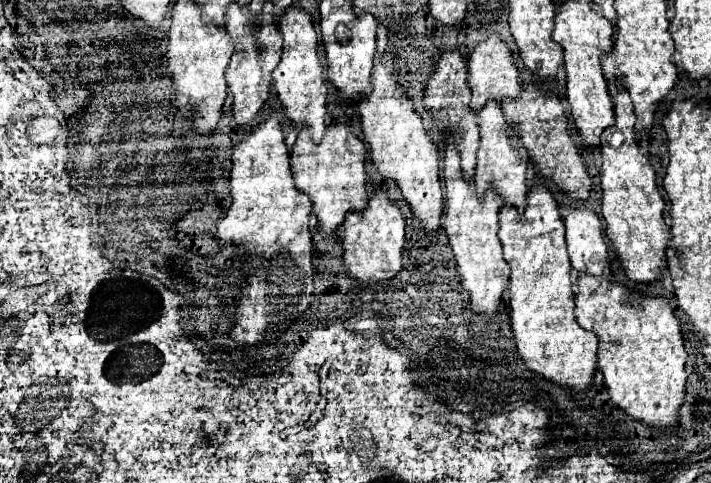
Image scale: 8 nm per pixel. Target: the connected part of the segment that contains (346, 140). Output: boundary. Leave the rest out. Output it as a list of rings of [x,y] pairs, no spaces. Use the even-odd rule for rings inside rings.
[[[335,123],[327,127],[327,133],[321,145],[309,141],[307,129],[303,129],[293,145],[291,153],[291,173],[295,179],[297,191],[305,193],[311,199],[313,215],[317,217],[319,227],[327,235],[343,225],[347,213],[361,213],[369,201],[367,195],[367,173],[365,173],[365,145],[351,133],[349,125]]]

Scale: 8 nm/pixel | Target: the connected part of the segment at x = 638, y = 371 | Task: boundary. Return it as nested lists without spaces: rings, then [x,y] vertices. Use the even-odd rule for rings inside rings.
[[[579,277],[579,293],[575,297],[575,317],[583,329],[589,329],[599,339],[599,369],[603,371],[605,385],[609,389],[611,403],[625,411],[629,419],[643,421],[645,425],[667,431],[679,423],[679,409],[685,401],[685,361],[687,353],[683,347],[683,335],[679,319],[663,297],[643,297],[637,291],[629,291],[609,277],[597,281],[595,277]]]

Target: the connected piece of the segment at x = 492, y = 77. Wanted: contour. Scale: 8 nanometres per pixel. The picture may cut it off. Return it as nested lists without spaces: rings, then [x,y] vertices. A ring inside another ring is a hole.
[[[491,35],[487,41],[479,43],[471,57],[467,59],[467,81],[469,87],[473,89],[471,97],[471,111],[483,109],[489,101],[501,103],[507,97],[519,97],[521,93],[521,83],[519,83],[519,71],[513,63],[513,53],[507,49],[507,45],[499,39],[499,35]]]

